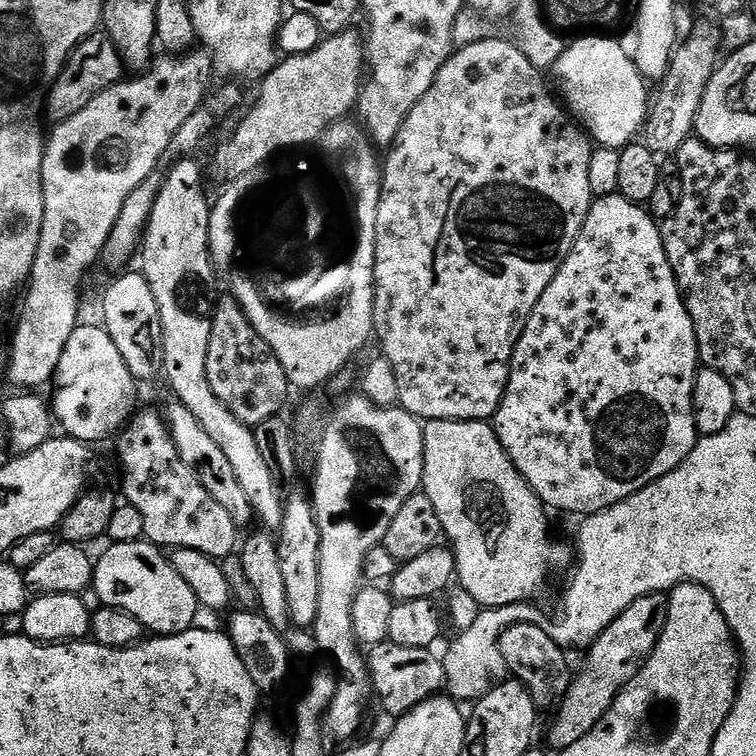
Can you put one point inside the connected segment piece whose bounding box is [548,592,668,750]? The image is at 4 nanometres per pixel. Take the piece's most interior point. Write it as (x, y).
(614, 659)

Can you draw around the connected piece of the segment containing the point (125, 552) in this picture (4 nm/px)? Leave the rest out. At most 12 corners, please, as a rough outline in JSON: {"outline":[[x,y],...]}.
{"outline":[[143,538],[109,543],[92,588],[103,607],[173,636],[198,605],[171,559]]}

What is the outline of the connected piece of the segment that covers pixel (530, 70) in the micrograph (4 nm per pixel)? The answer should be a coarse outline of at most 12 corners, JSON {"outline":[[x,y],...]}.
{"outline":[[511,39],[383,157],[372,330],[399,407],[495,417],[594,203]]}

